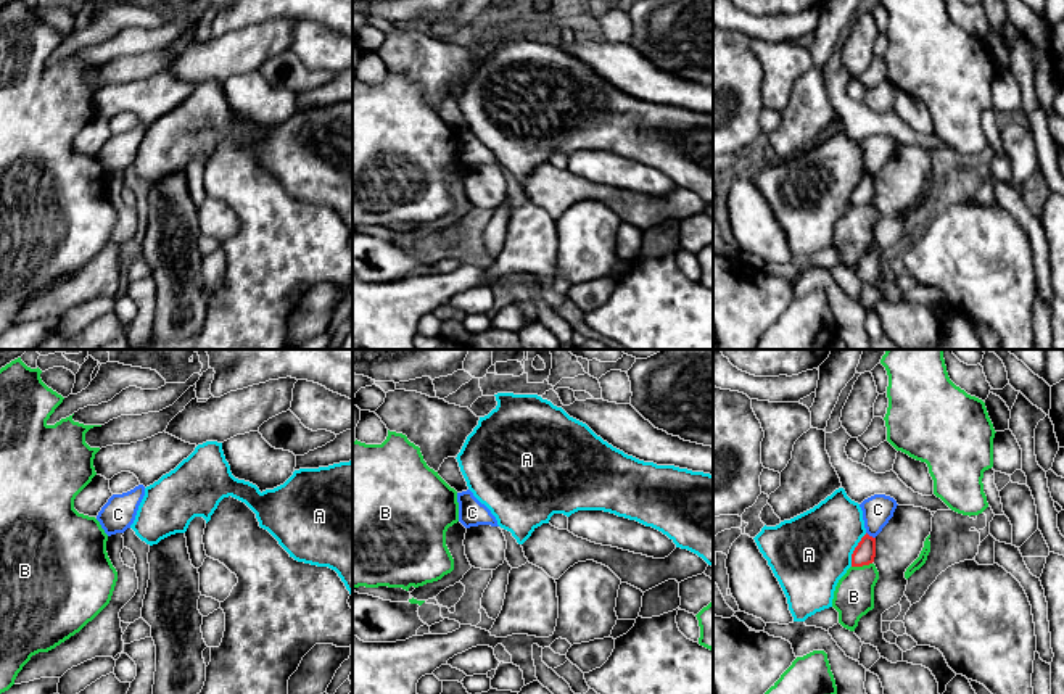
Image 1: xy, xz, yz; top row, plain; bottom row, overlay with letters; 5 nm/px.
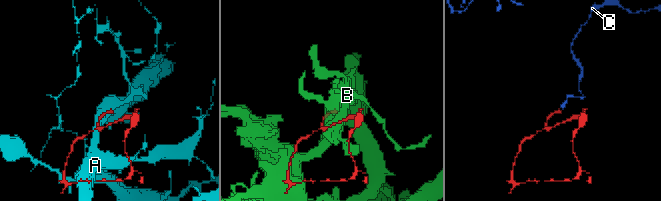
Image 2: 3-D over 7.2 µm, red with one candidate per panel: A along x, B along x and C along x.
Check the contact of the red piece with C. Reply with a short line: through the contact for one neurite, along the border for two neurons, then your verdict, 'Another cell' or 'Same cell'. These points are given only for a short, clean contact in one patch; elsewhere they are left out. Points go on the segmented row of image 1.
Line: yz (866, 532), (874, 538). Another cell

